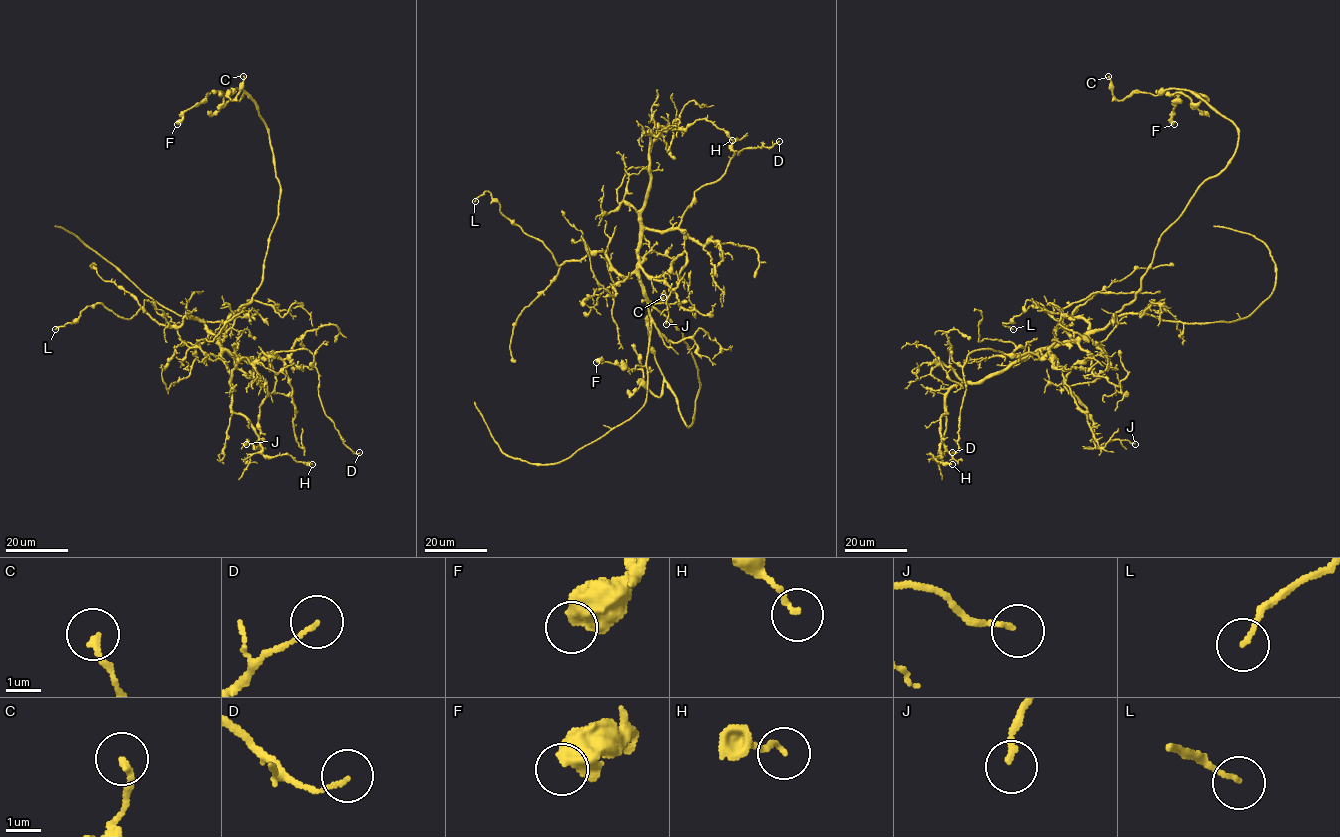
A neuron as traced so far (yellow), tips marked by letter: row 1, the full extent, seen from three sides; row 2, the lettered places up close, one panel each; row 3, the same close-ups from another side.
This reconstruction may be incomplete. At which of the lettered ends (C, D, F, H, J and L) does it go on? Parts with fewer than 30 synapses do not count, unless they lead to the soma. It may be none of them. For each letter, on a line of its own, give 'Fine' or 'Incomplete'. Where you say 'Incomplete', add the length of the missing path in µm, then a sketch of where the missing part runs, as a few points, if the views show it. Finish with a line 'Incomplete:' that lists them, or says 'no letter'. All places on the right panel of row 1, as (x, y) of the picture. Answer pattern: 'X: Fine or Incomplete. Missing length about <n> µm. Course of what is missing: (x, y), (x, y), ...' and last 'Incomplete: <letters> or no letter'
C: Fine
D: Fine
F: Fine
H: Fine
J: Fine
L: Fine
Incomplete: no letter

